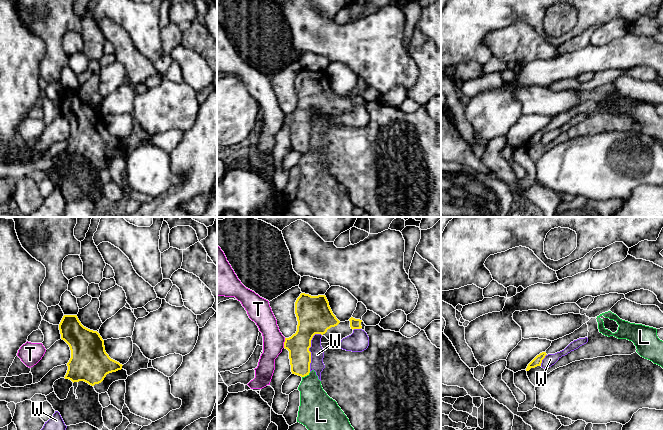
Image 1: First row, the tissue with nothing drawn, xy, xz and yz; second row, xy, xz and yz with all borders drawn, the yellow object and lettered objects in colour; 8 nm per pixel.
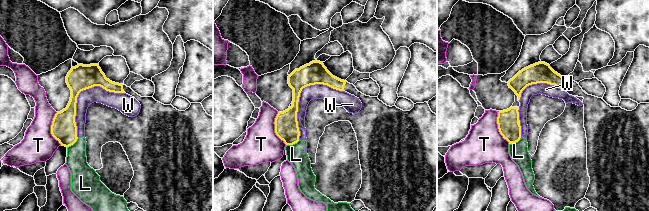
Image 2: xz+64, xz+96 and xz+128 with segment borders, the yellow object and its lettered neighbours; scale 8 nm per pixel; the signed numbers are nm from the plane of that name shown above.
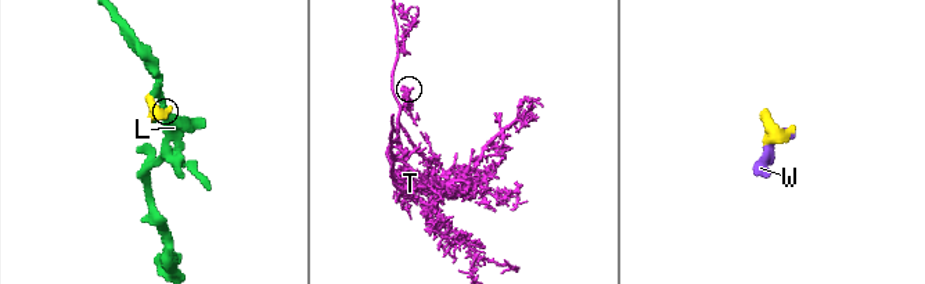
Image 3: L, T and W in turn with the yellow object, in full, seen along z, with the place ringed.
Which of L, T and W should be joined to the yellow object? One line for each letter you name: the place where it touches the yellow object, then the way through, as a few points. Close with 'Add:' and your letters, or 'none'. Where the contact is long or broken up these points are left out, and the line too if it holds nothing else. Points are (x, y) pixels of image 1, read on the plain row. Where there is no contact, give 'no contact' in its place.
Add: none

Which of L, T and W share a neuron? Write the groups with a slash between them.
L W / T

